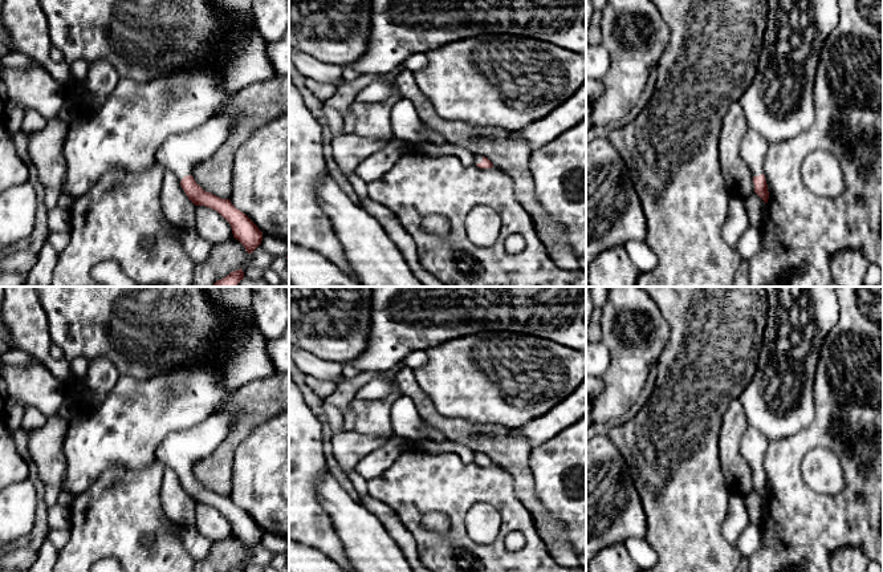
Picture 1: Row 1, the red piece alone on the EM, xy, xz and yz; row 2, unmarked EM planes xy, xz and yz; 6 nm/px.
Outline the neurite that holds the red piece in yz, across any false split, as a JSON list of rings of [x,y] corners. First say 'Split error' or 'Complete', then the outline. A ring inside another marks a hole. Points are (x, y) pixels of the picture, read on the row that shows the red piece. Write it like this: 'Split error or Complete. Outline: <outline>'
Split error. Outline: [[[748,129],[741,139],[741,158],[748,165],[753,175],[754,192],[768,203],[769,191],[762,171],[764,159],[769,150],[769,141],[757,131]]]

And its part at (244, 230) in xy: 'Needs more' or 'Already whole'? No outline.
Needs more

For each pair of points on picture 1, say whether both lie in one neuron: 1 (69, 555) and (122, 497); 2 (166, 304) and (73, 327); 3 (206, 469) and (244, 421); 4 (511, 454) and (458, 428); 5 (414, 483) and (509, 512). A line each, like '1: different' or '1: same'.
1: same
2: same
3: same
4: same
5: same

